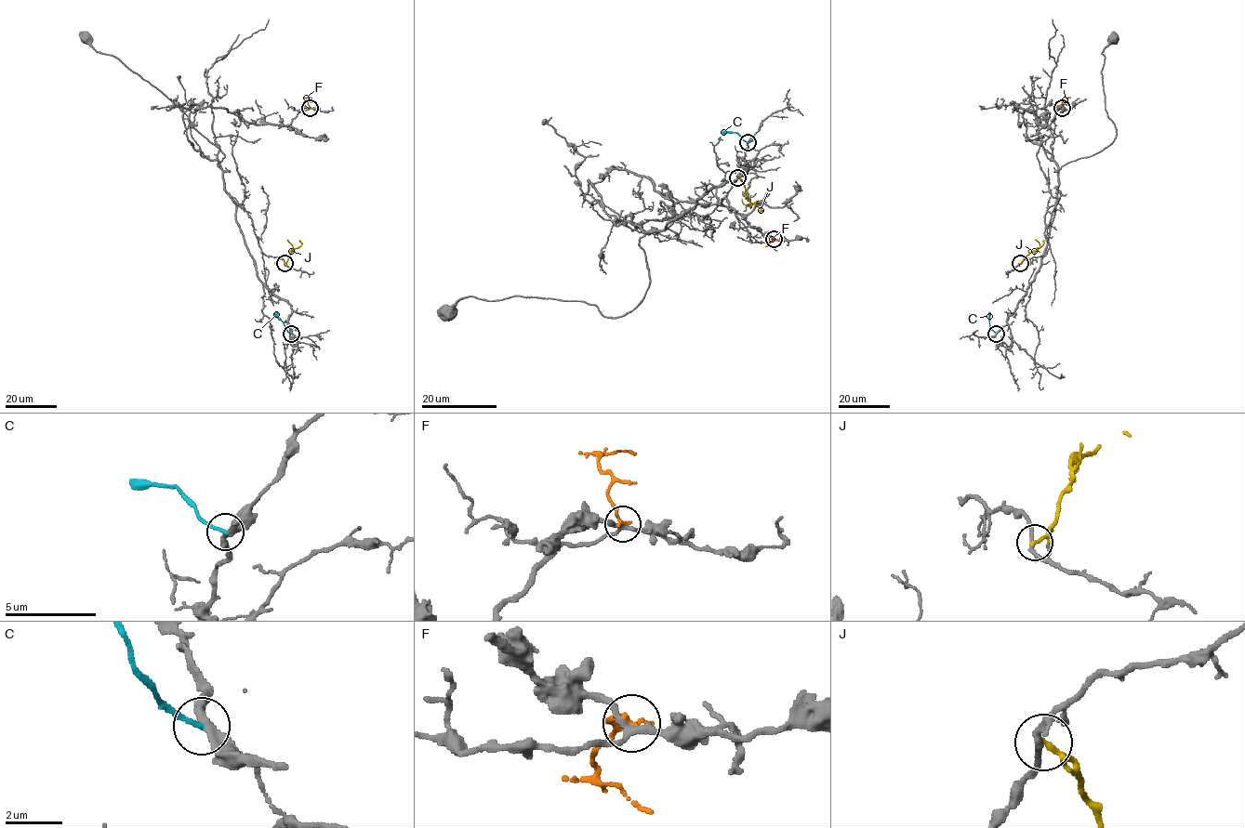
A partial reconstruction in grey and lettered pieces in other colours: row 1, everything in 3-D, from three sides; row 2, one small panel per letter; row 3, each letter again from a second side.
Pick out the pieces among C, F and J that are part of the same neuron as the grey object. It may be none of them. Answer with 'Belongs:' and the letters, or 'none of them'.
Belongs: none of them

